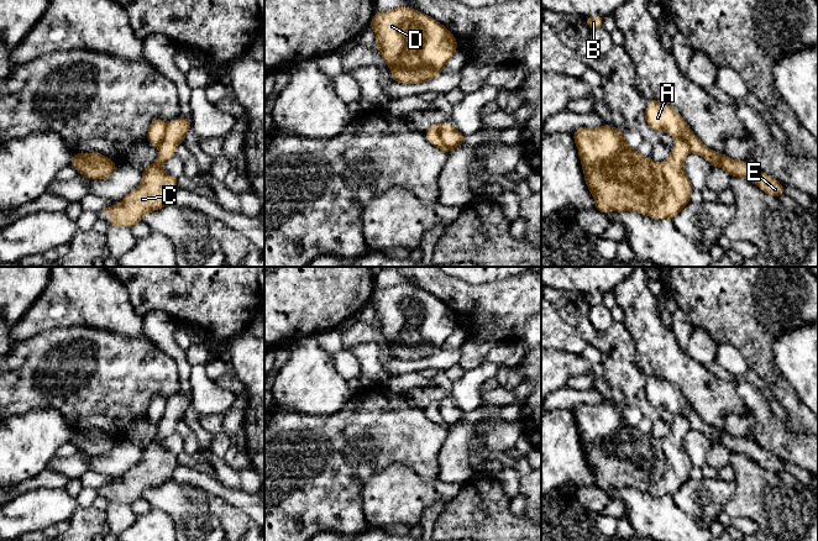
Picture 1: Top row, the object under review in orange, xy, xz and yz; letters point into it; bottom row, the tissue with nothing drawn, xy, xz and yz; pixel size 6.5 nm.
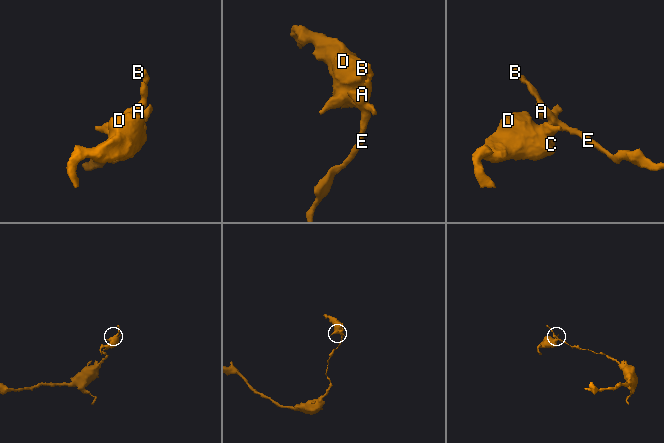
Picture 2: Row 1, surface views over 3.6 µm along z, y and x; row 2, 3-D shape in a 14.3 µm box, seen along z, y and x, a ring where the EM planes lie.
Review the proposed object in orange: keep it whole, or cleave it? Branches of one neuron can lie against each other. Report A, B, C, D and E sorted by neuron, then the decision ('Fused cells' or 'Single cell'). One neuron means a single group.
Groups: A B E / C D. Fused cells

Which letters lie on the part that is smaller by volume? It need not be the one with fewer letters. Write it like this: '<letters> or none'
C, D

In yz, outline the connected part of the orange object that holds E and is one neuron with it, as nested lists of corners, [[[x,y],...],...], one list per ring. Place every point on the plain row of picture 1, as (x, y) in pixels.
[[[652,374],[645,387],[644,396],[656,409],[659,406],[665,406],[675,415],[686,415],[691,429],[706,435],[712,443],[725,446],[730,453],[746,455],[766,471],[776,474],[785,471],[783,463],[778,457],[761,450],[755,442],[749,441],[746,437],[732,436],[725,431],[707,425],[691,408],[683,394],[667,380]]]

